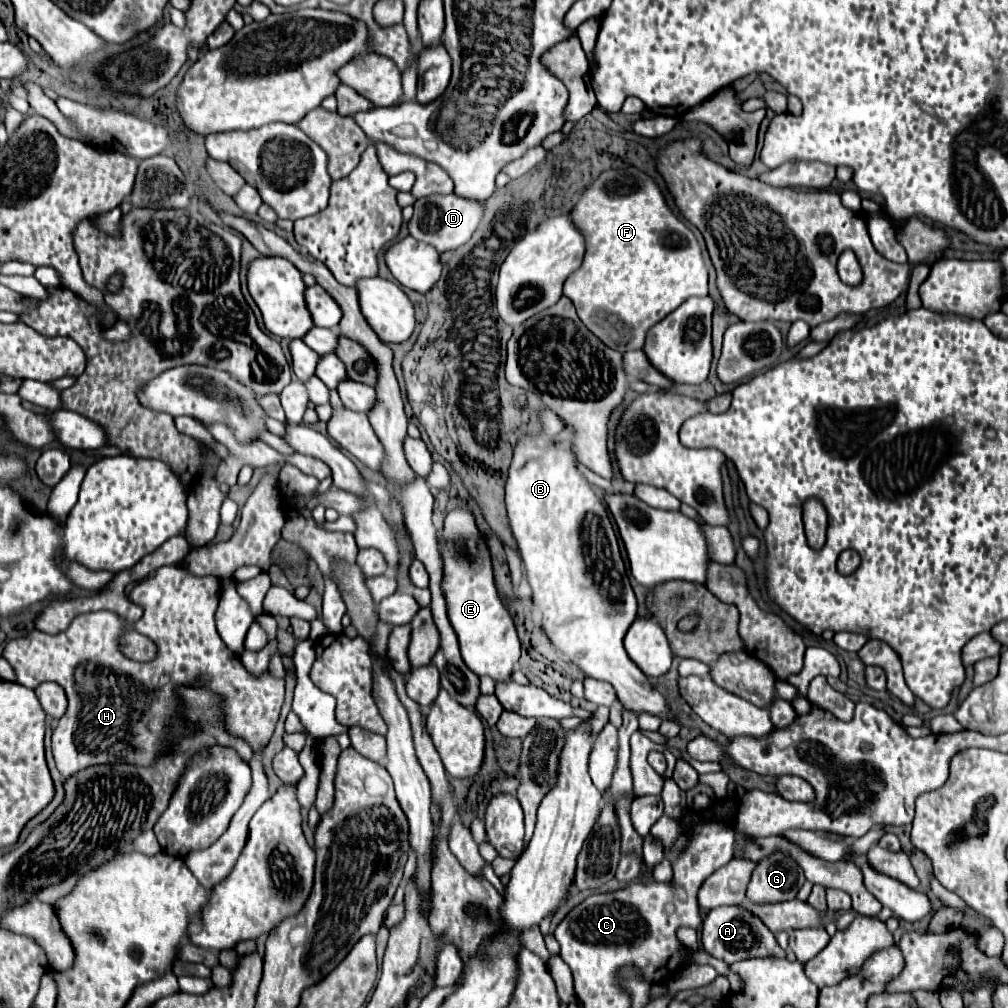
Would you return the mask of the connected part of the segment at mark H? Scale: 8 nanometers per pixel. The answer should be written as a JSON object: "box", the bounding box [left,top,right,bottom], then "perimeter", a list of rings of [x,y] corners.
{"box":[2,566,284,778],"perimeter":[[[162,566],[150,578],[136,584],[128,594],[128,600],[144,606],[144,614],[134,624],[134,628],[156,644],[158,652],[152,662],[130,662],[122,656],[116,642],[122,628],[122,620],[108,610],[78,614],[64,632],[58,632],[54,636],[40,630],[30,630],[24,636],[12,638],[6,644],[2,656],[12,664],[18,684],[36,688],[42,682],[56,682],[66,692],[68,710],[58,720],[52,740],[54,762],[64,778],[94,764],[108,762],[130,762],[140,766],[152,764],[166,746],[168,736],[164,732],[168,732],[170,726],[178,730],[178,734],[184,730],[184,722],[178,718],[178,700],[174,696],[174,686],[184,686],[198,676],[206,680],[206,688],[226,698],[222,712],[226,716],[228,732],[244,738],[252,748],[264,748],[268,744],[274,726],[278,722],[280,706],[284,702],[284,680],[274,680],[268,672],[264,672],[260,678],[250,676],[240,664],[240,660],[226,648],[214,626],[218,598],[220,598],[218,578],[214,576],[196,578],[188,574],[184,568],[176,566]]]}

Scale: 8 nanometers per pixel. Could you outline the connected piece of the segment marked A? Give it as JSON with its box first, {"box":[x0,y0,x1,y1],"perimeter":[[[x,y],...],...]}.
{"box":[700,906,786,964],"perimeter":[[[720,906],[710,910],[702,924],[700,940],[708,954],[712,954],[718,960],[724,960],[726,964],[734,964],[746,958],[764,958],[764,956],[786,958],[784,950],[776,944],[774,934],[762,924],[762,920],[738,906]]]}

